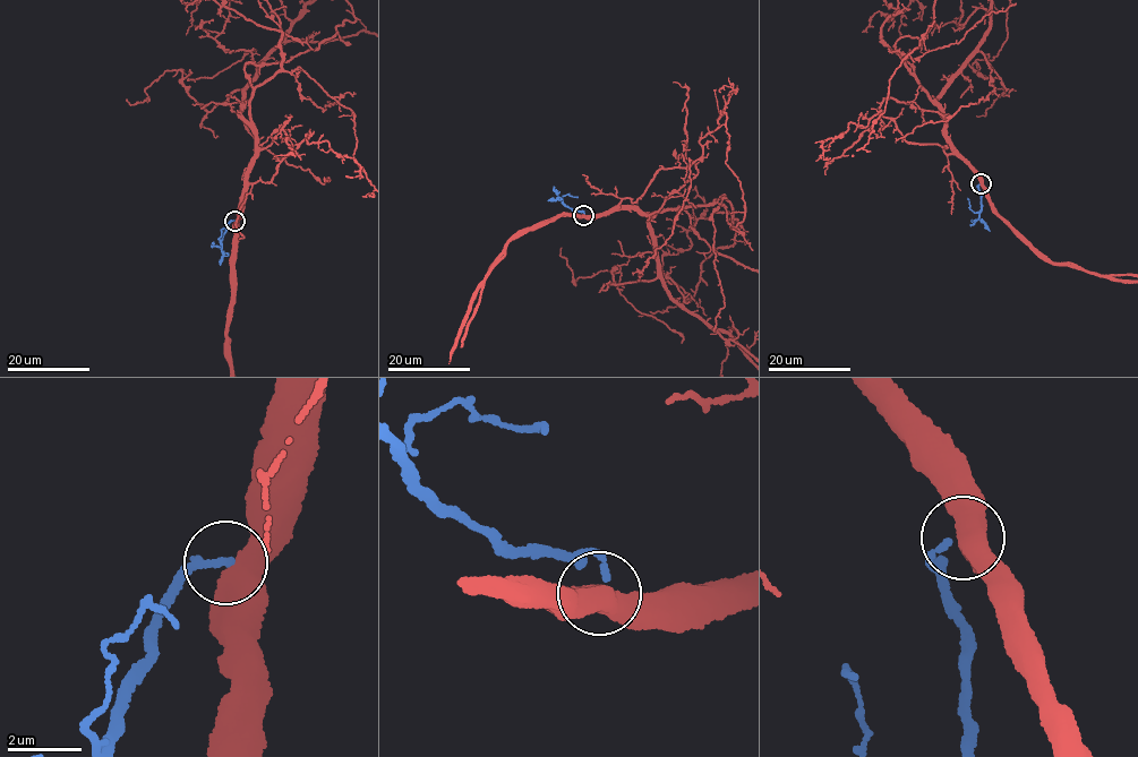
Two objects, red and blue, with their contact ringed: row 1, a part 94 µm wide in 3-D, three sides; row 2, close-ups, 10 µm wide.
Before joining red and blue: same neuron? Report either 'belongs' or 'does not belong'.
does not belong

